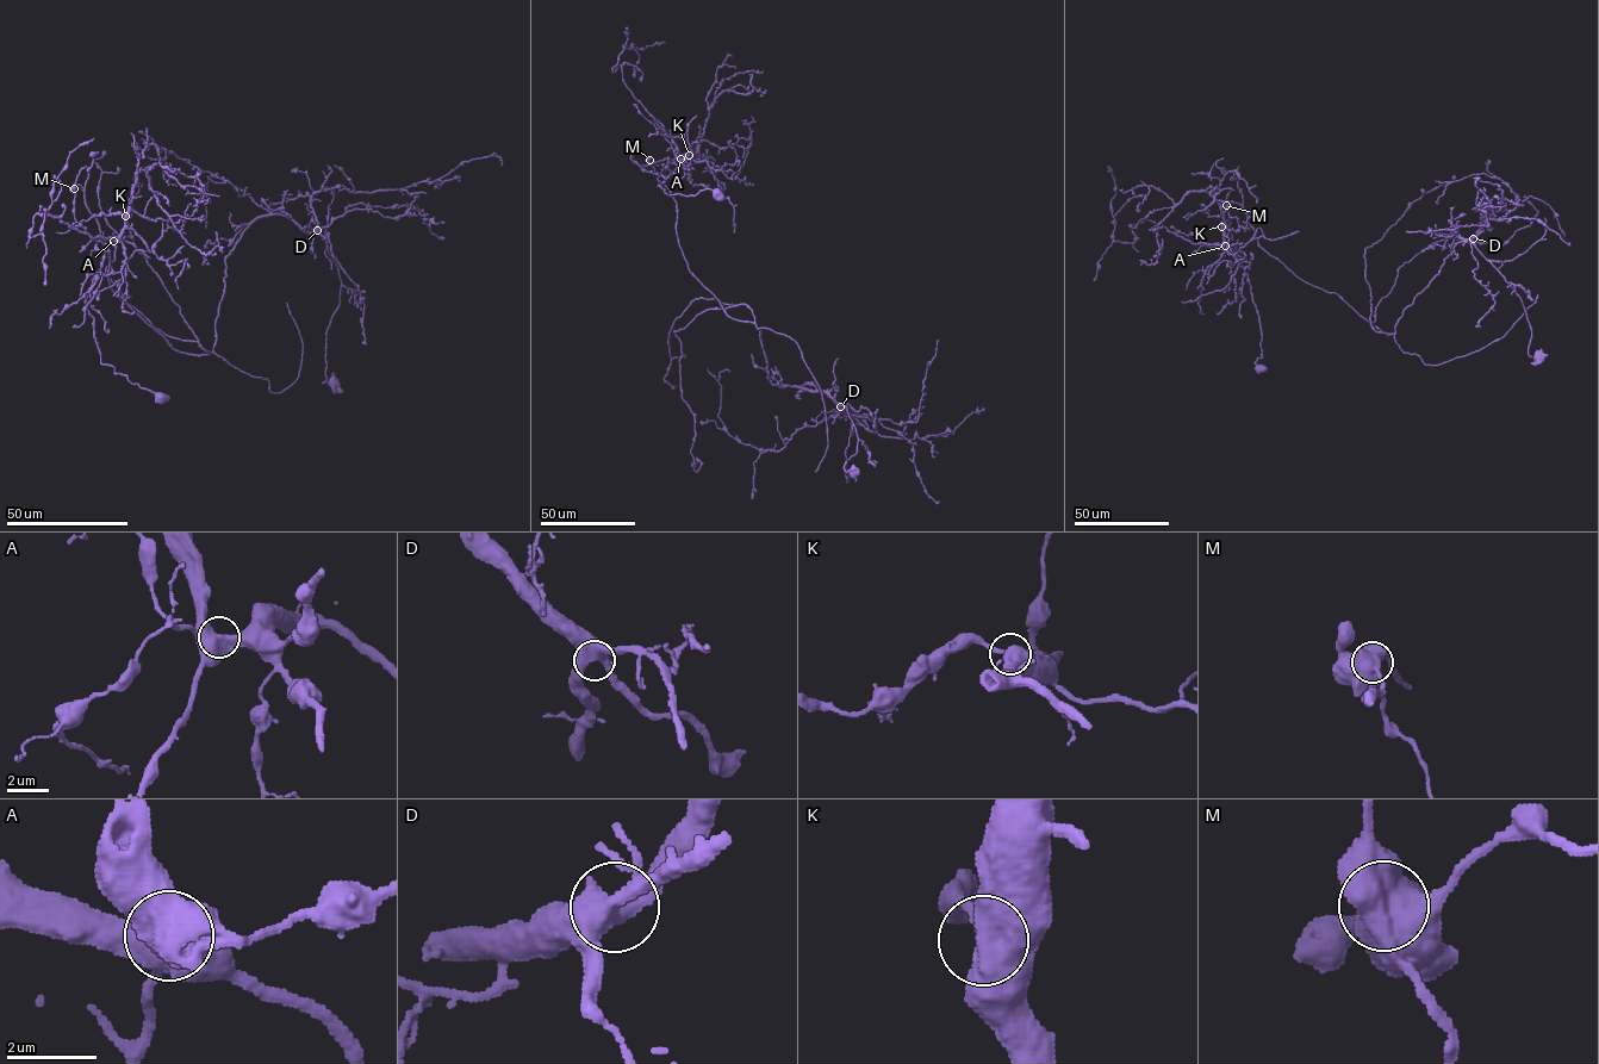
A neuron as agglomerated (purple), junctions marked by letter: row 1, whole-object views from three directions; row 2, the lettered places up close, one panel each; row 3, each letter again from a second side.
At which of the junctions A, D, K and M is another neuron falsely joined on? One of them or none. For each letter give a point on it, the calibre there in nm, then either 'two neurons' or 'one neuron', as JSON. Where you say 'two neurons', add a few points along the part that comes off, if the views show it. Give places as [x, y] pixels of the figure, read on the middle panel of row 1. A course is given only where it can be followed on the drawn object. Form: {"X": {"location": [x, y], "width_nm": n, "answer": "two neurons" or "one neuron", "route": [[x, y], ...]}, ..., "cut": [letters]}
{"A": {"location": [680, 159], "width_nm": 600, "answer": "one neuron"}, "D": {"location": [840, 406], "width_nm": 480, "answer": "one neuron"}, "K": {"location": [689, 155], "width_nm": 480, "answer": "one neuron"}, "M": {"location": [649, 160], "width_nm": 750, "answer": "two neurons", "route": [[649, 160], [689, 271], [760, 330], [767, 378], [839, 412], [778, 450], [744, 445], [717, 414], [729, 372]]}, "cut": ["M"]}

